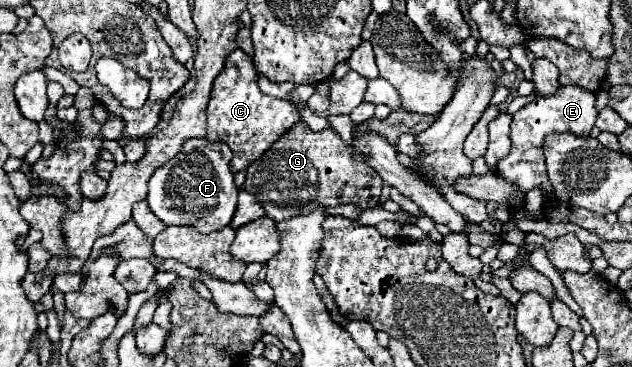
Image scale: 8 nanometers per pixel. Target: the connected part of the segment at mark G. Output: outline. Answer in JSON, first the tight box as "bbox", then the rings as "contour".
{"bbox":[244,120,380,222],"contour":[[[304,120],[246,168],[244,182],[244,190],[252,192],[276,222],[308,214],[318,206],[356,204],[362,210],[374,208],[380,202],[380,188],[380,176],[376,176],[368,164],[354,160],[352,148],[336,132],[330,128],[312,132]]]}

